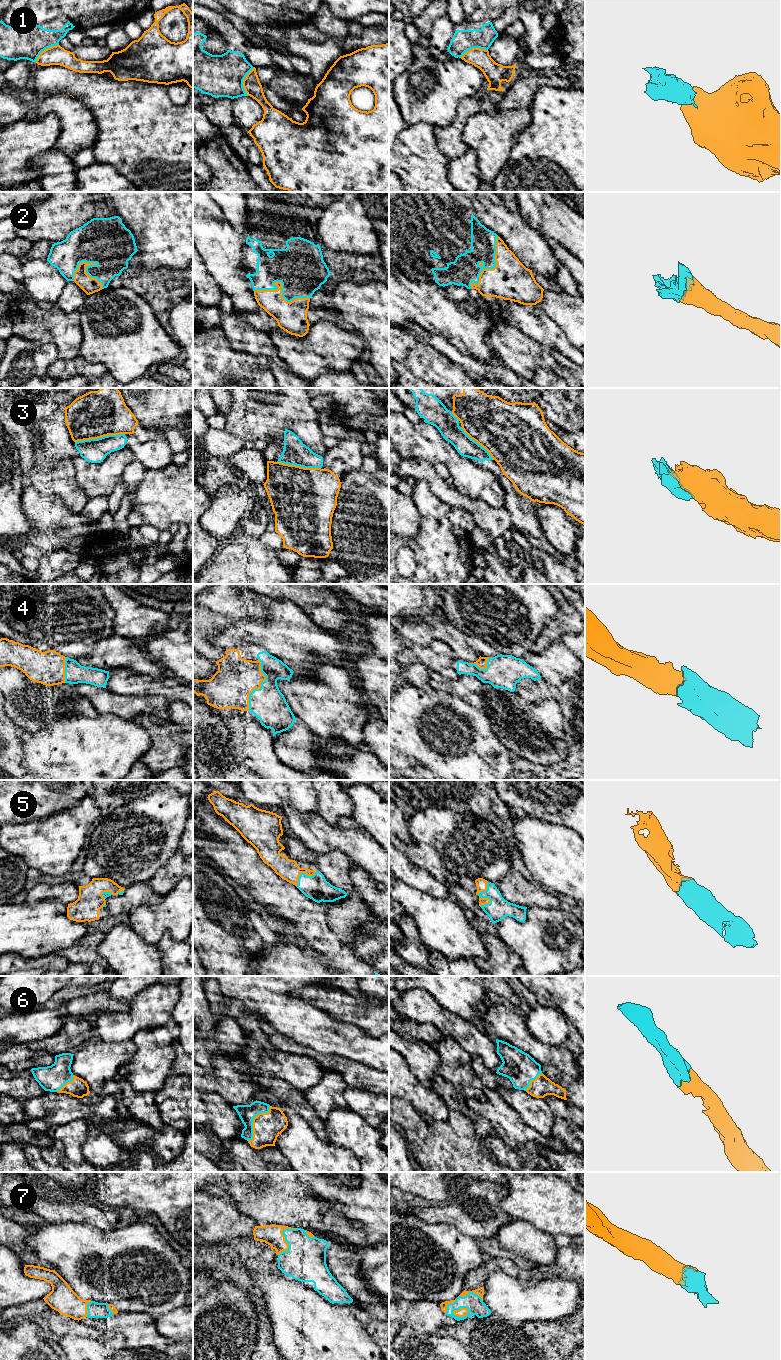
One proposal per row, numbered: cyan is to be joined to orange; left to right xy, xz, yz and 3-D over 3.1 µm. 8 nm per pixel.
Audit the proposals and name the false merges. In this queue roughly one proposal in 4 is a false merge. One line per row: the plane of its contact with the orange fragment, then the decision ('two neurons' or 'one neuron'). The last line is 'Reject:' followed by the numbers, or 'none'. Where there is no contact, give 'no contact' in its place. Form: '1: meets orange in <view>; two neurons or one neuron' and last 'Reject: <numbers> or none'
1: meets orange in xz; two neurons
2: meets orange in xz; one neuron
3: meets orange in xy; one neuron
4: meets orange in xz; one neuron
5: meets orange in xz; one neuron
6: meets orange in xz; one neuron
7: meets orange in yz; one neuron
Reject: 1

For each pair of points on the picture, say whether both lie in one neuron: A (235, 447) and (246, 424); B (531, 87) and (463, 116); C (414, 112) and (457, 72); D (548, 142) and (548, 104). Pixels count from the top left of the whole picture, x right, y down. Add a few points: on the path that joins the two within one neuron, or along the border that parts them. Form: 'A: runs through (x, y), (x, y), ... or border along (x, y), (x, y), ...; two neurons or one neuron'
A: border along (224, 429), (234, 435), (248, 438), (253, 445); two neurons
B: border along (480, 111), (469, 117), (464, 129); two neurons
C: runs through (425, 102), (446, 83); one neuron
D: runs through (550, 133), (550, 113); one neuron

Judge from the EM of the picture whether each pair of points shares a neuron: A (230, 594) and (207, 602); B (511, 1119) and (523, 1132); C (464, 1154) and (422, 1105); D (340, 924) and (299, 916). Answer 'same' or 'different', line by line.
A: same
B: same
C: different
D: different

